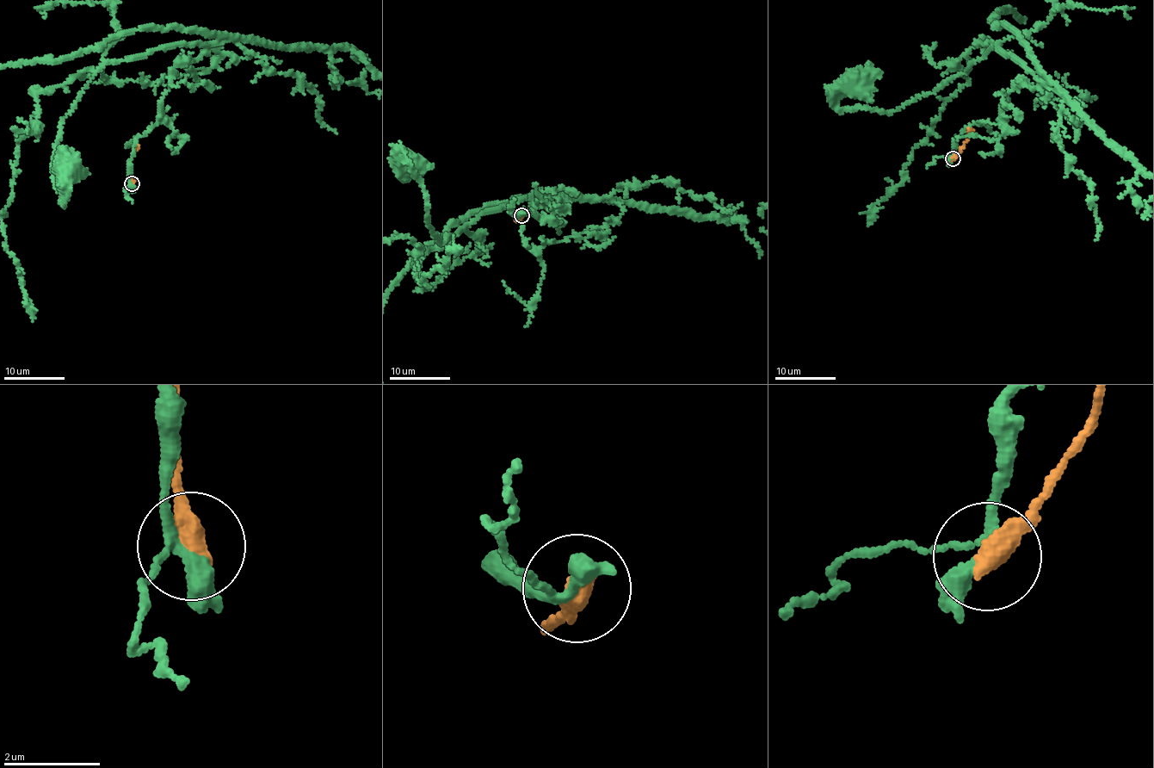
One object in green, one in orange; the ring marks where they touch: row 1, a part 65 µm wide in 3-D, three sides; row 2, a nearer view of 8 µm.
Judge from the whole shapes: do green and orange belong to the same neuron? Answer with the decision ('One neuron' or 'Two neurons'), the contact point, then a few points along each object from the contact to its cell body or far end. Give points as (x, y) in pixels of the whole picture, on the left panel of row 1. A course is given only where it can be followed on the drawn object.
Two neurons. Place: (132, 183). Course of green: (132, 183), (137, 138), (176, 66), (205, 46), (106, 63), (63, 119), (64, 203), (68, 172). Course of orange: (132, 183), (130, 162), (138, 144)

